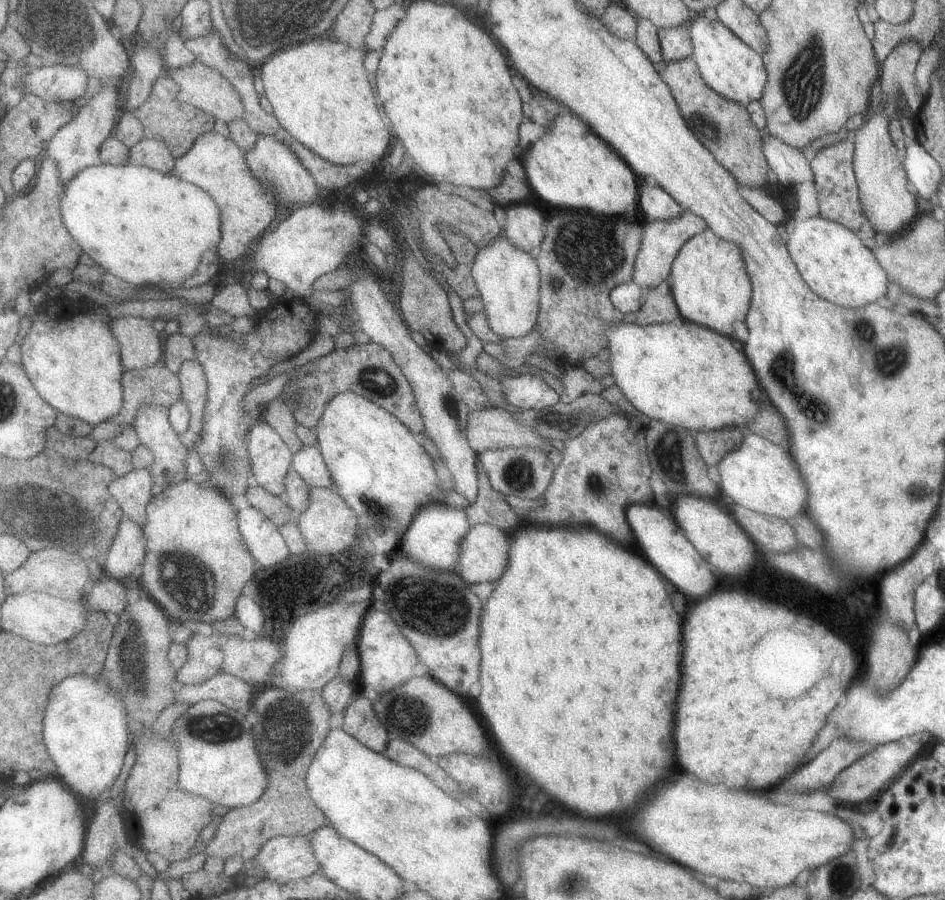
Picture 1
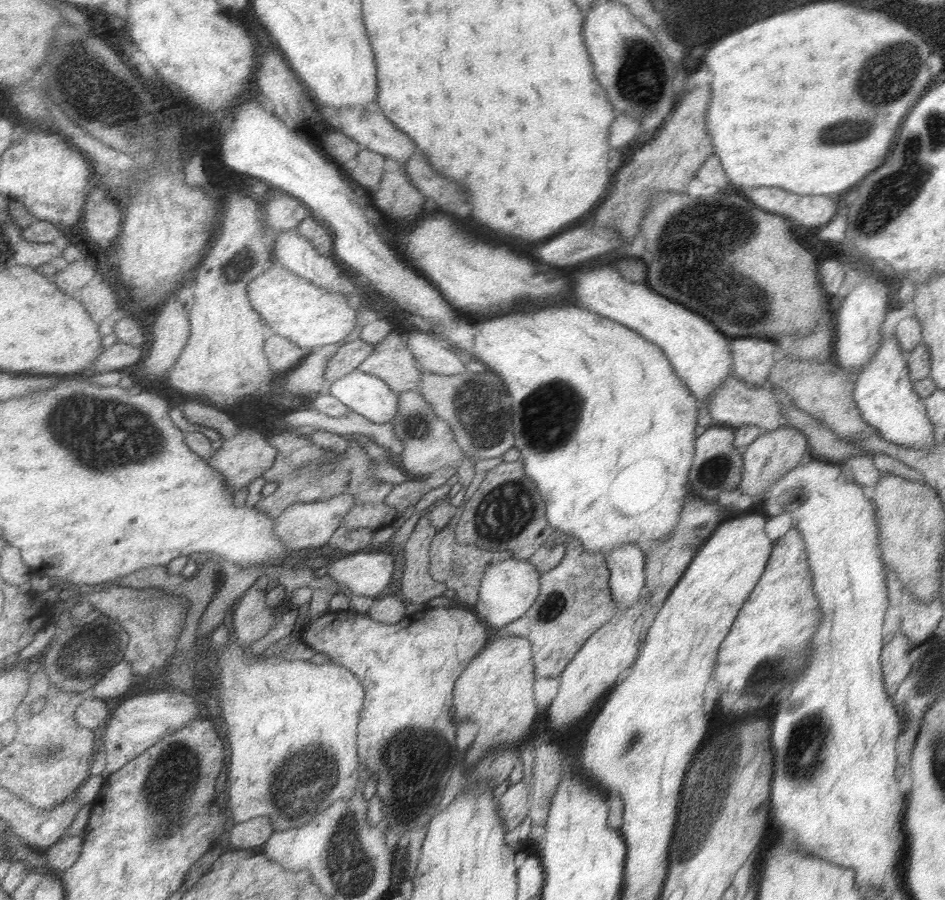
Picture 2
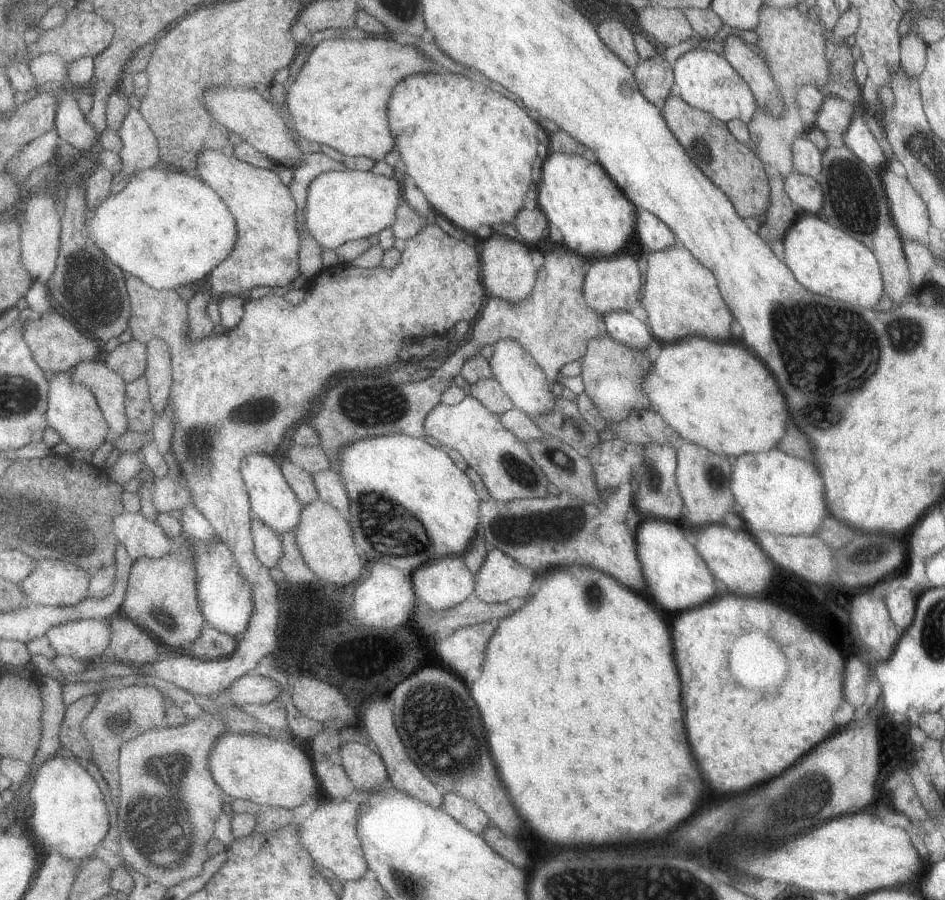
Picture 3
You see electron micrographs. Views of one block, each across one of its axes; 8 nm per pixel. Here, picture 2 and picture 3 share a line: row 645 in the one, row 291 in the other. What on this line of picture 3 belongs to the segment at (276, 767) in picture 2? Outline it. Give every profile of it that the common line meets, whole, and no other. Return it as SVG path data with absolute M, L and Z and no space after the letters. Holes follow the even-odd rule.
M205 150L199 154L199 166L195 170L199 178L203 178L213 190L221 194L221 198L229 204L237 218L239 226L239 242L231 258L227 258L217 270L211 274L211 306L209 314L213 322L221 322L221 302L227 296L239 296L241 292L251 292L257 286L281 288L291 284L303 272L299 270L299 210L291 190L283 184L279 174L257 168L253 164L243 162L237 156L227 156L225 152Z

